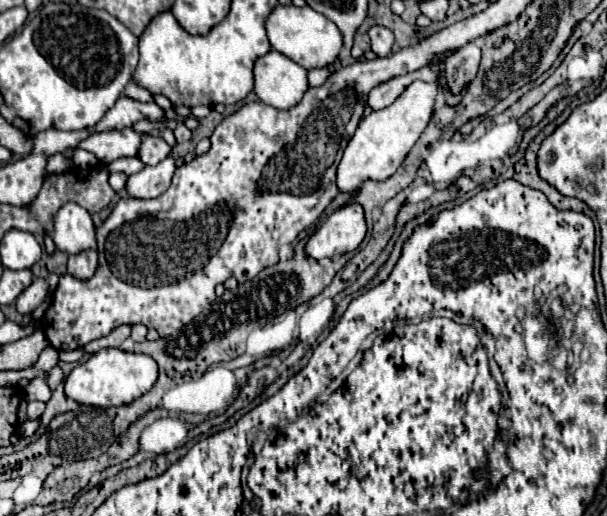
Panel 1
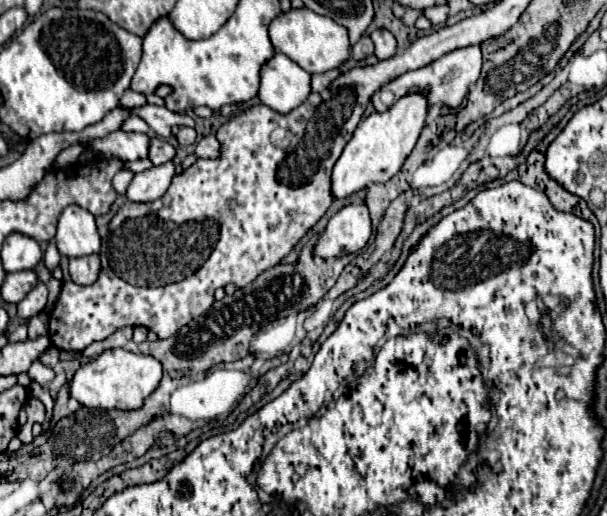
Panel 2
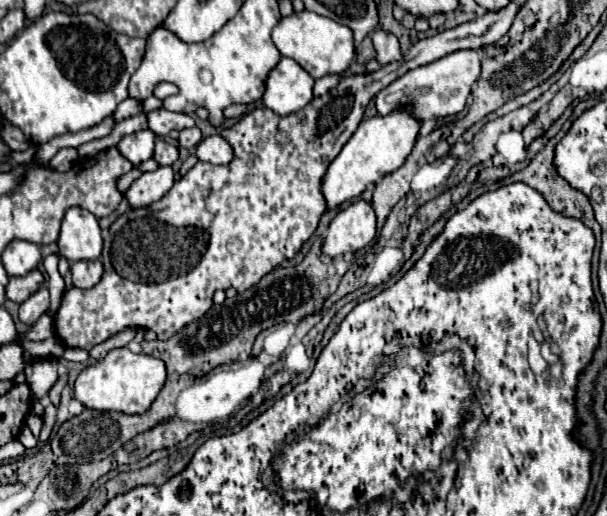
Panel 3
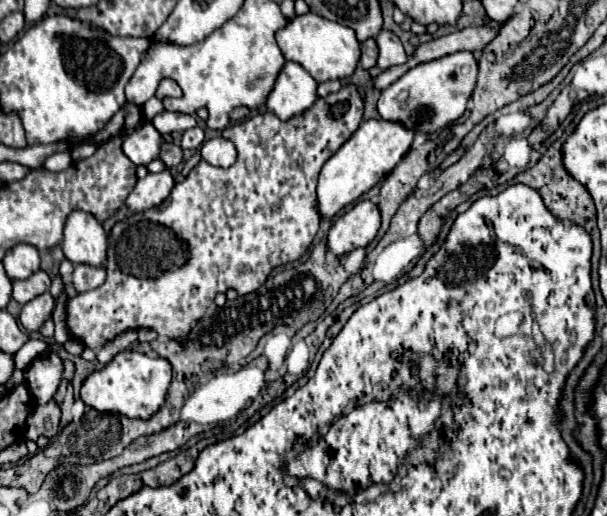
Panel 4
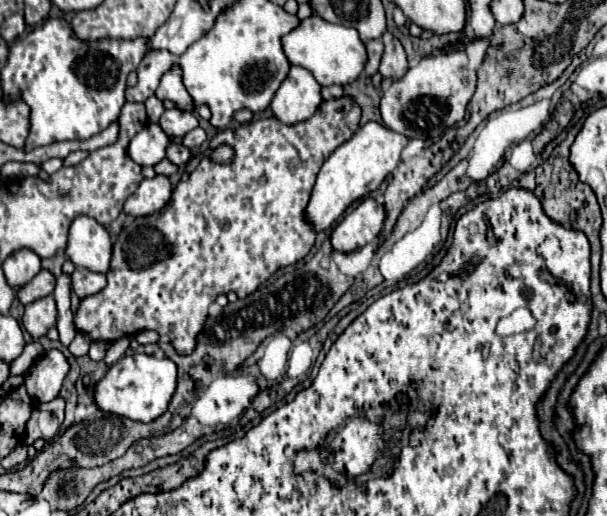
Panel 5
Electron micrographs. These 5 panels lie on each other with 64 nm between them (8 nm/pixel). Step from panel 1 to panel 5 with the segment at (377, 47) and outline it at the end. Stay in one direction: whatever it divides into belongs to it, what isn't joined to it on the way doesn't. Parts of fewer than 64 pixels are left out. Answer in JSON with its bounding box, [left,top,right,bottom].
[380,32,408,80]

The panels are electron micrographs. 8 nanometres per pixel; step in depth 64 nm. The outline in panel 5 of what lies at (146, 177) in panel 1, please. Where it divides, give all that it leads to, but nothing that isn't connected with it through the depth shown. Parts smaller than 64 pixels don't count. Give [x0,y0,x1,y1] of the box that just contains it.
[124,174,172,216]

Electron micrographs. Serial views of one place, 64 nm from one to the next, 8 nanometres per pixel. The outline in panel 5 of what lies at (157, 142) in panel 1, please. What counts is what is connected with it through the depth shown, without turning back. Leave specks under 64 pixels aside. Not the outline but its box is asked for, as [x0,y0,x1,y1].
[166,144,190,166]

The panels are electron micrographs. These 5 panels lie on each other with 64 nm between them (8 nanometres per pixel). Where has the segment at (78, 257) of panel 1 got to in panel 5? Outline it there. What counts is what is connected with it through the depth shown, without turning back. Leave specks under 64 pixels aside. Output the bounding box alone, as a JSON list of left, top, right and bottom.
[72,268,106,298]

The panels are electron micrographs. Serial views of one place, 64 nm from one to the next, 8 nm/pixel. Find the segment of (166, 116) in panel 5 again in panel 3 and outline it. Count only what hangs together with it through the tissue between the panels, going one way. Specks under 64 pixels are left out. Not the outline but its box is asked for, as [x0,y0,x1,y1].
[146,108,194,136]

